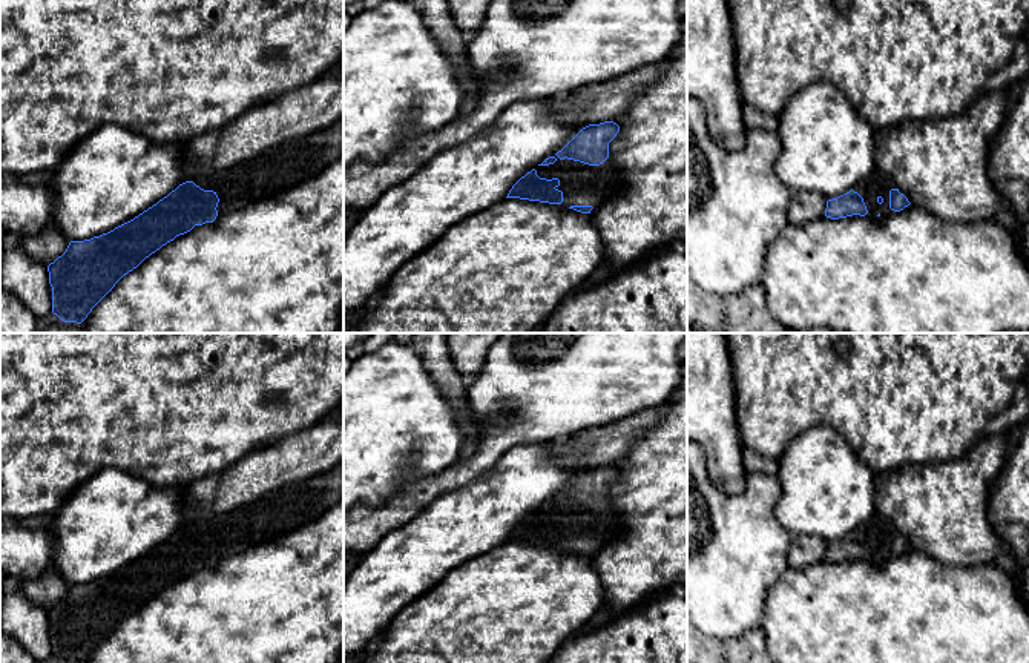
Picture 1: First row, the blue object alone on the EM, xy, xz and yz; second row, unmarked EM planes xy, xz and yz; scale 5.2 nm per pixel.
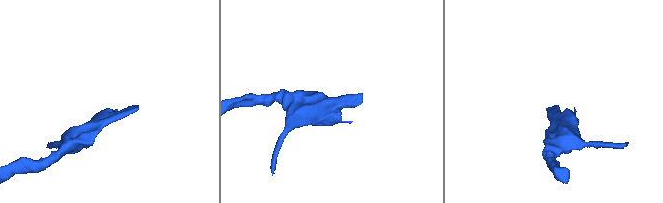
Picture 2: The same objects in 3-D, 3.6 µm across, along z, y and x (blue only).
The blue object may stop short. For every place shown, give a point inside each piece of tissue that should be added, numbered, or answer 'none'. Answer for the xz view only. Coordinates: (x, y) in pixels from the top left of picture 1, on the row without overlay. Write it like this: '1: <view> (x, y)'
1: xz (581, 528)

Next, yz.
1: yz (877, 527)

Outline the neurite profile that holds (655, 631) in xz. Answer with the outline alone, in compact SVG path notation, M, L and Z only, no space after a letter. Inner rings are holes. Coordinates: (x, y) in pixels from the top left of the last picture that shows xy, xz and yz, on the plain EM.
M675 583L609 625L574 635L547 663L687 663L687 585Z

